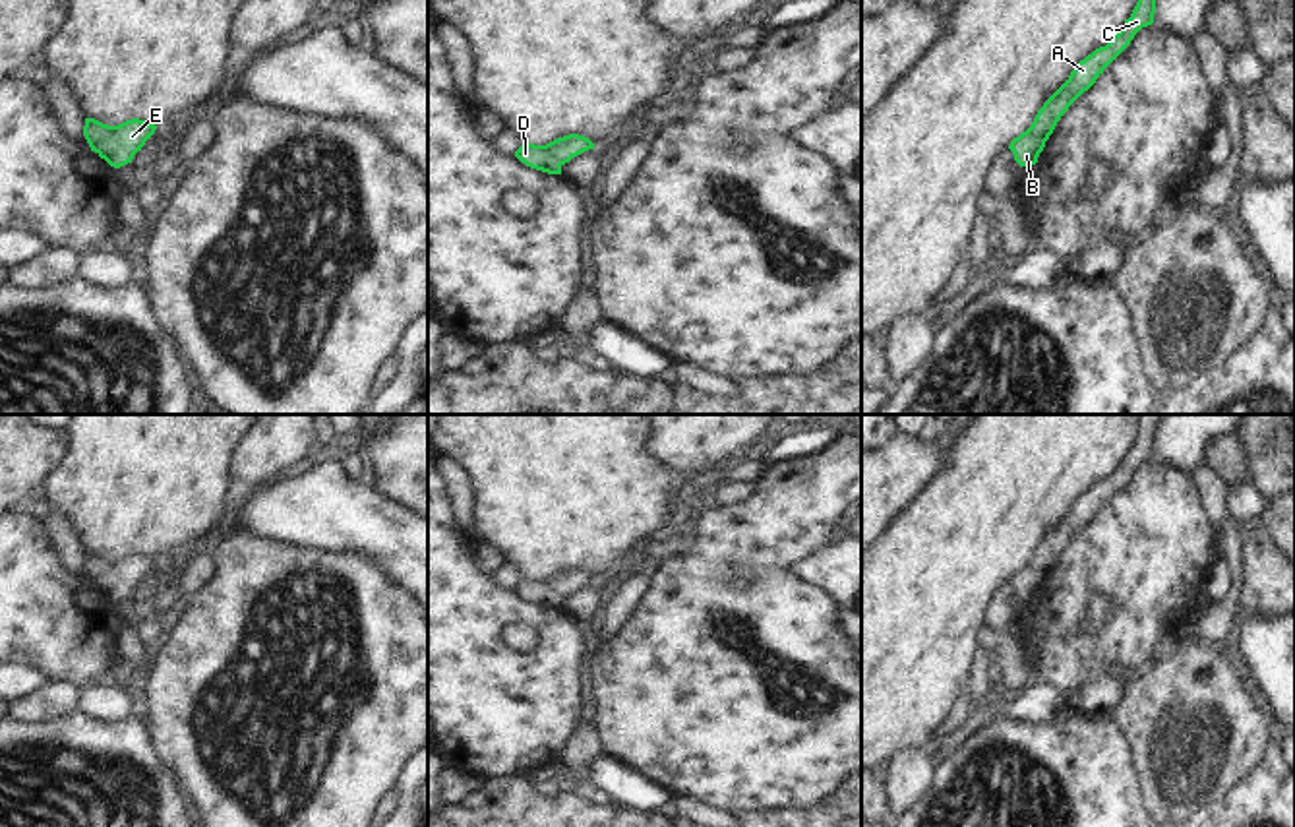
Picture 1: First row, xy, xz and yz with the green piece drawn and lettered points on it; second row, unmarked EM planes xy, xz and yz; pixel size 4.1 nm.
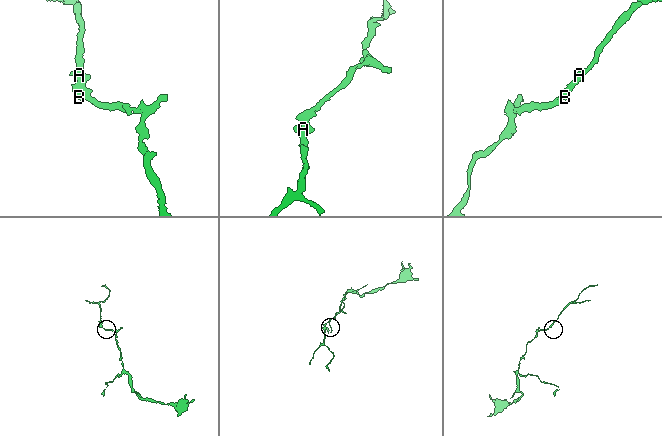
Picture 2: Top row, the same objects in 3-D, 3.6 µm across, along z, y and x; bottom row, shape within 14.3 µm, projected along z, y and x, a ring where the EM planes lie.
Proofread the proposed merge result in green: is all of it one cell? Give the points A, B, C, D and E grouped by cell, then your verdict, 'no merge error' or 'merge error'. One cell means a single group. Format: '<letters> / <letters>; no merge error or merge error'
A B C D E; no merge error

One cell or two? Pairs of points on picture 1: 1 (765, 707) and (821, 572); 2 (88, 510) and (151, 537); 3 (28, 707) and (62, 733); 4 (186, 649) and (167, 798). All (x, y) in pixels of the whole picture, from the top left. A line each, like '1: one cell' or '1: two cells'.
1: two cells
2: one cell
3: two cells
4: two cells

